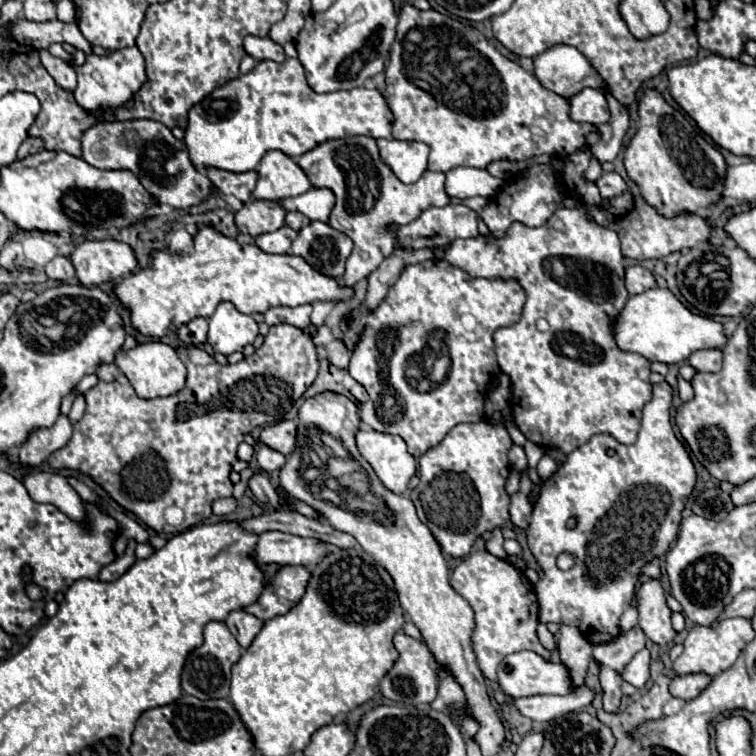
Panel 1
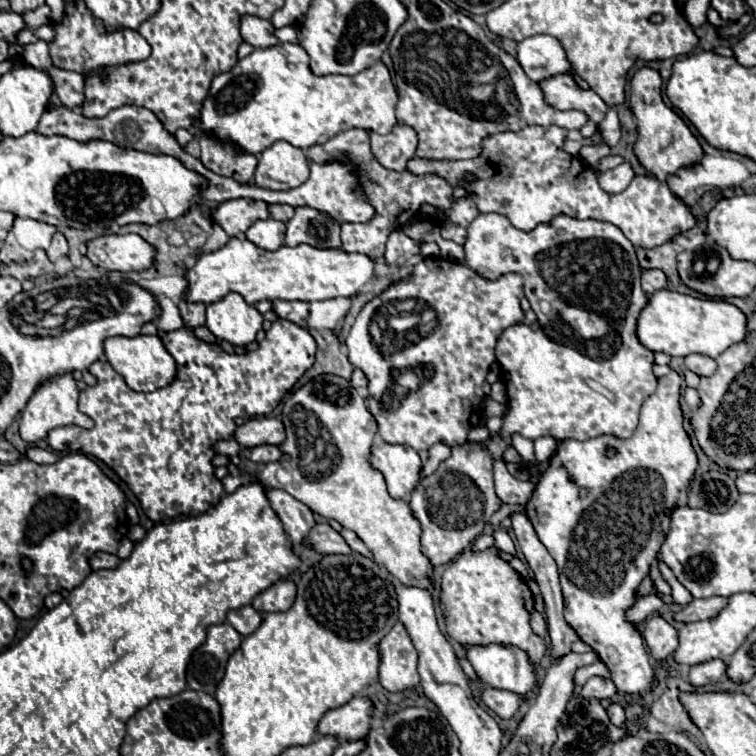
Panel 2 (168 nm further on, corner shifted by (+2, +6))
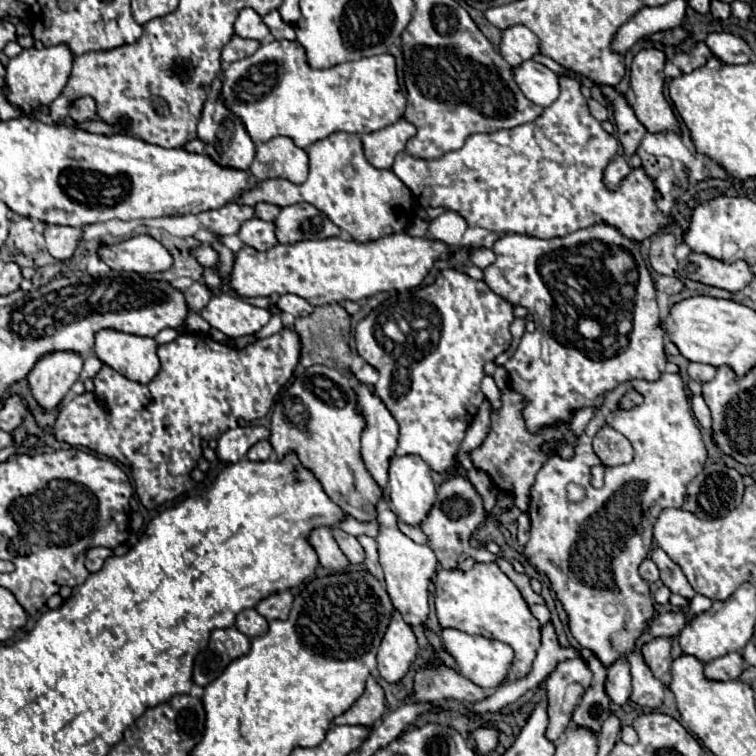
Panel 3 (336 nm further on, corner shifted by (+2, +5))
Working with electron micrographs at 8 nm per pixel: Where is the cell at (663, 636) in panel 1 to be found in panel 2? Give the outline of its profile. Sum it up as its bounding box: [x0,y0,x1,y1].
[642,616,678,662]

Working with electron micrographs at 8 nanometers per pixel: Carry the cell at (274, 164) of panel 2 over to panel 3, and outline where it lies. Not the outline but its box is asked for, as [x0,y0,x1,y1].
[250,137,308,185]

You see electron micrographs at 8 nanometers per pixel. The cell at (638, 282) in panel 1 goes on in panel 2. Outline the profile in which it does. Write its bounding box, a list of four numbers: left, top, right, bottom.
[642,270,668,296]

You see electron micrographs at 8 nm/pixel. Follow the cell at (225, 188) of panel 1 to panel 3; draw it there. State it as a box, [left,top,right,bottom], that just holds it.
[198,77,256,171]

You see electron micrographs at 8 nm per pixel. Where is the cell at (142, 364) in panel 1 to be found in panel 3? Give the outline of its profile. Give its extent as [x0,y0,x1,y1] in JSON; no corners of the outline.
[94,329,160,385]

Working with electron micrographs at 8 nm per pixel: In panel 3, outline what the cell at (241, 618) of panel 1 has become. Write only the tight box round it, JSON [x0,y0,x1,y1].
[236,609,268,639]

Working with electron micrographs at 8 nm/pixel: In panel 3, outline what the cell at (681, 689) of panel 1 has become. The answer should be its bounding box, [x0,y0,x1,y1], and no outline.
[704,653,744,681]

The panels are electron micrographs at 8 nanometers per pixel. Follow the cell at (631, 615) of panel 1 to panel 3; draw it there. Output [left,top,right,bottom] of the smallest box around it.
[640,559,658,583]

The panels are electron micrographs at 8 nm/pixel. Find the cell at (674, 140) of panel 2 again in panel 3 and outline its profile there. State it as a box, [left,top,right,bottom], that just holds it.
[630,49,682,135]

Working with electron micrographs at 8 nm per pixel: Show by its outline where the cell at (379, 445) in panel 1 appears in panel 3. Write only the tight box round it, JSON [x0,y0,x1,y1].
[388,455,436,525]

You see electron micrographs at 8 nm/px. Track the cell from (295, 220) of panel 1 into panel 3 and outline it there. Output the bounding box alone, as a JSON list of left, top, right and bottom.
[254,203,280,221]

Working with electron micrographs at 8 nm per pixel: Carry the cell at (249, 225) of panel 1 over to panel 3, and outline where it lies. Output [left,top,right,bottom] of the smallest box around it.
[196,203,254,235]

